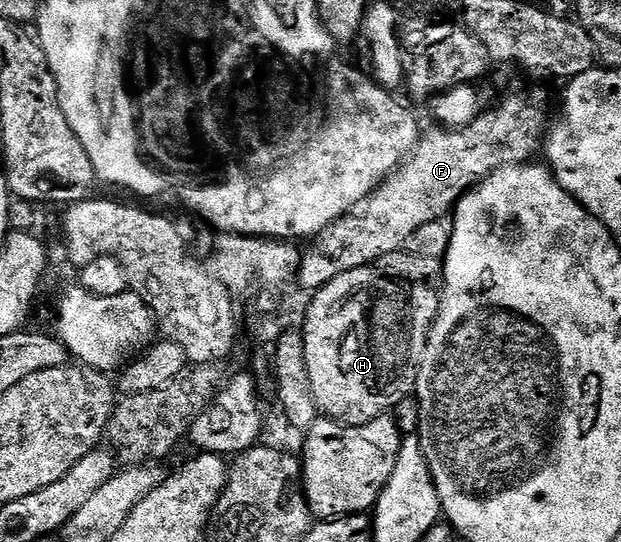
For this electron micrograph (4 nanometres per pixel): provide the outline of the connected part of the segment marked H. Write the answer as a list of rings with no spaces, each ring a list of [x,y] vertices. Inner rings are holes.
[[[401,249],[334,277],[313,294],[302,330],[306,373],[321,416],[345,427],[366,427],[415,392],[430,329],[440,308],[441,283],[441,260],[414,256]]]

